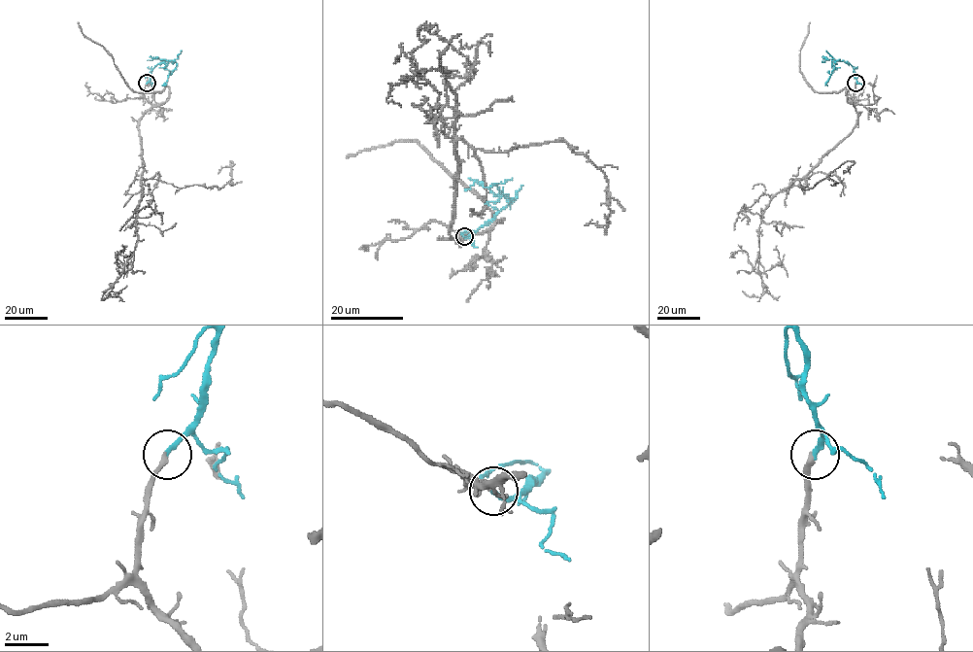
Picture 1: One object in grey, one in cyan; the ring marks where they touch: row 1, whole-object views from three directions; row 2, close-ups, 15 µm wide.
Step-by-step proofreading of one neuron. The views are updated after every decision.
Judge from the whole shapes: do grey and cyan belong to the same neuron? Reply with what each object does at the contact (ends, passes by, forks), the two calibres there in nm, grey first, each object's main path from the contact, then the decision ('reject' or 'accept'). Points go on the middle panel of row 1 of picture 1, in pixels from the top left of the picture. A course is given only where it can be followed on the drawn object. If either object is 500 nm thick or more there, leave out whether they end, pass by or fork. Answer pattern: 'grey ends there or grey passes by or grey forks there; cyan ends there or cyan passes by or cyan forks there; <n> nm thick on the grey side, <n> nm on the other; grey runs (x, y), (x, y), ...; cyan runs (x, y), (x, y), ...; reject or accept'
grey ends there; cyan ends there; 240 nm thick on the grey side, 240 nm on the other; grey runs (463, 235), (451, 237), (455, 94), (449, 70), (419, 71), (411, 53), (422, 25), (438, 33); cyan runs (464, 235), (468, 236), (511, 202), (476, 182), (465, 190); accept

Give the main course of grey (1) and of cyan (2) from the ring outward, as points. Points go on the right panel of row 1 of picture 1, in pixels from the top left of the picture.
1: (855, 84), (855, 127), (779, 192), (760, 217), (758, 274), (748, 254), (732, 256), (736, 252)
2: (855, 84), (855, 69), (850, 64), (829, 59)

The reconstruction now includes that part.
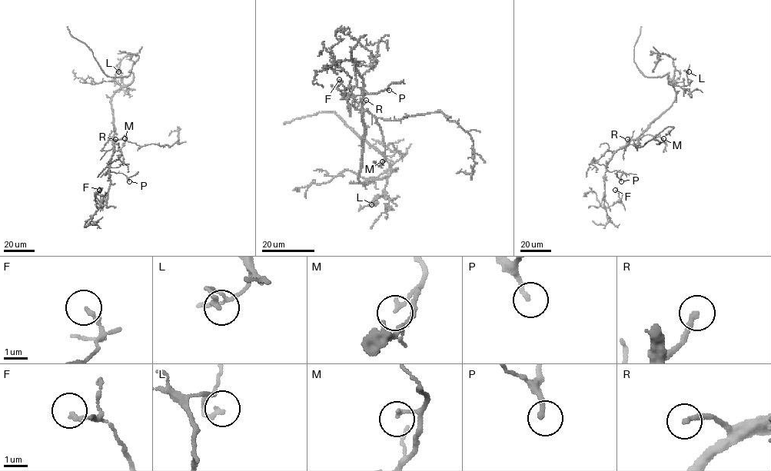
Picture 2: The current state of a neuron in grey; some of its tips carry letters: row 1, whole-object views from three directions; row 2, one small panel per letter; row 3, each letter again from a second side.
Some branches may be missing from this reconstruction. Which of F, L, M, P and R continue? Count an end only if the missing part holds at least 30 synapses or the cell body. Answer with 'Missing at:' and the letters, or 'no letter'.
Missing at: P, R

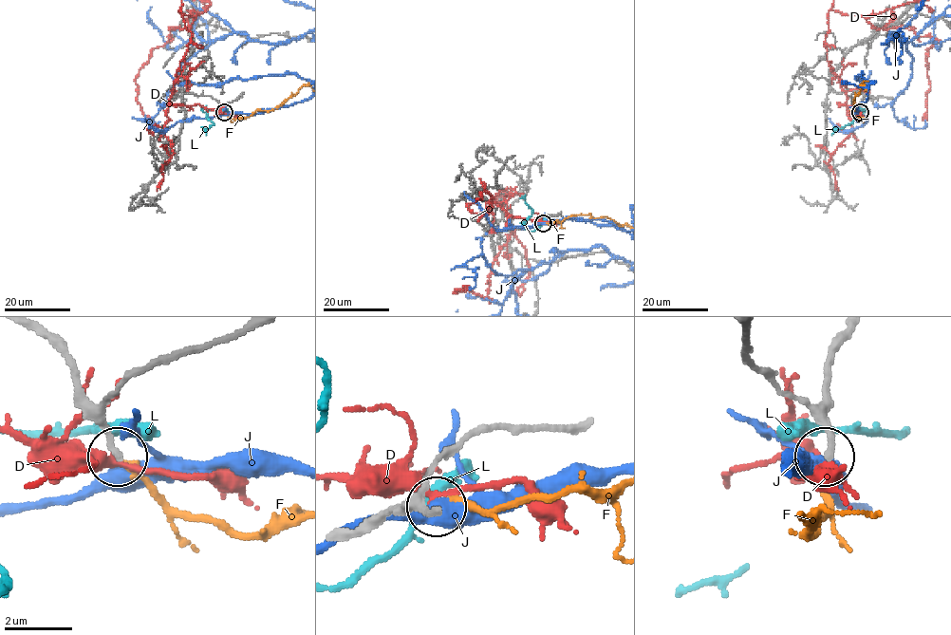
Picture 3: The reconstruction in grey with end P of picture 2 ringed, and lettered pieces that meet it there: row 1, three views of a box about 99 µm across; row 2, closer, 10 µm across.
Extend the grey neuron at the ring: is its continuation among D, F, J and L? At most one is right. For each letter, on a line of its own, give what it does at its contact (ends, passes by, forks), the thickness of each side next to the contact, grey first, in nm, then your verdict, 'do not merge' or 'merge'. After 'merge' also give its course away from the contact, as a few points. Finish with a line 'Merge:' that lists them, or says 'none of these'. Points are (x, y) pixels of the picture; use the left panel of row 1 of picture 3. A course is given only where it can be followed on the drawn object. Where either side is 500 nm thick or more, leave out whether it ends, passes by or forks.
D: it passes by | 190/280 nm | do not merge
F: it ends | 200/200 nm | merge
J: 190/600 nm | do not merge
L: it passes by | 320/240 nm | do not merge
Merge: F

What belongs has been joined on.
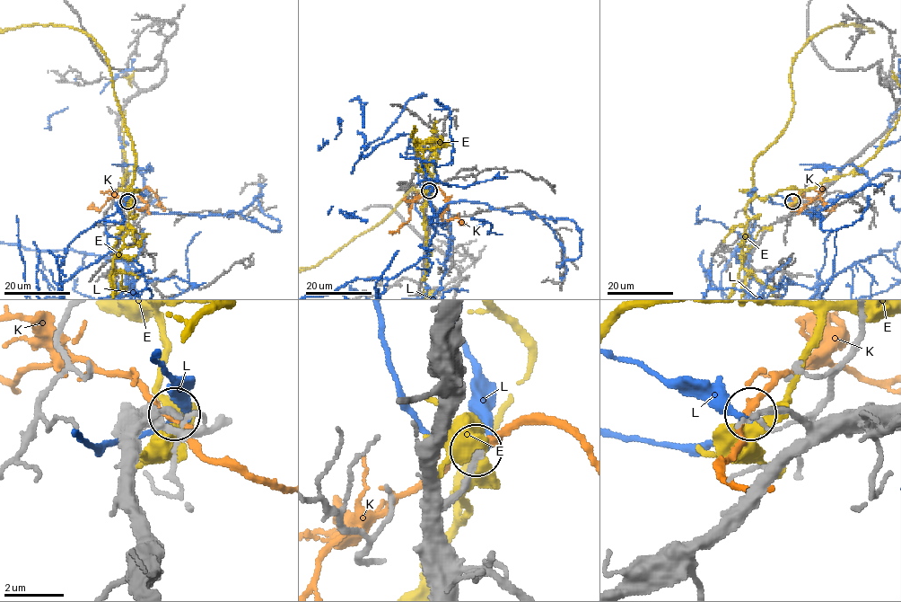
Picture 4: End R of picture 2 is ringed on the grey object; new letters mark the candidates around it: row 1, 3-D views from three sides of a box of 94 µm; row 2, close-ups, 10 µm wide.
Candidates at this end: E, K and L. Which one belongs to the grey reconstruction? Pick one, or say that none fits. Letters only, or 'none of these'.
none of these

